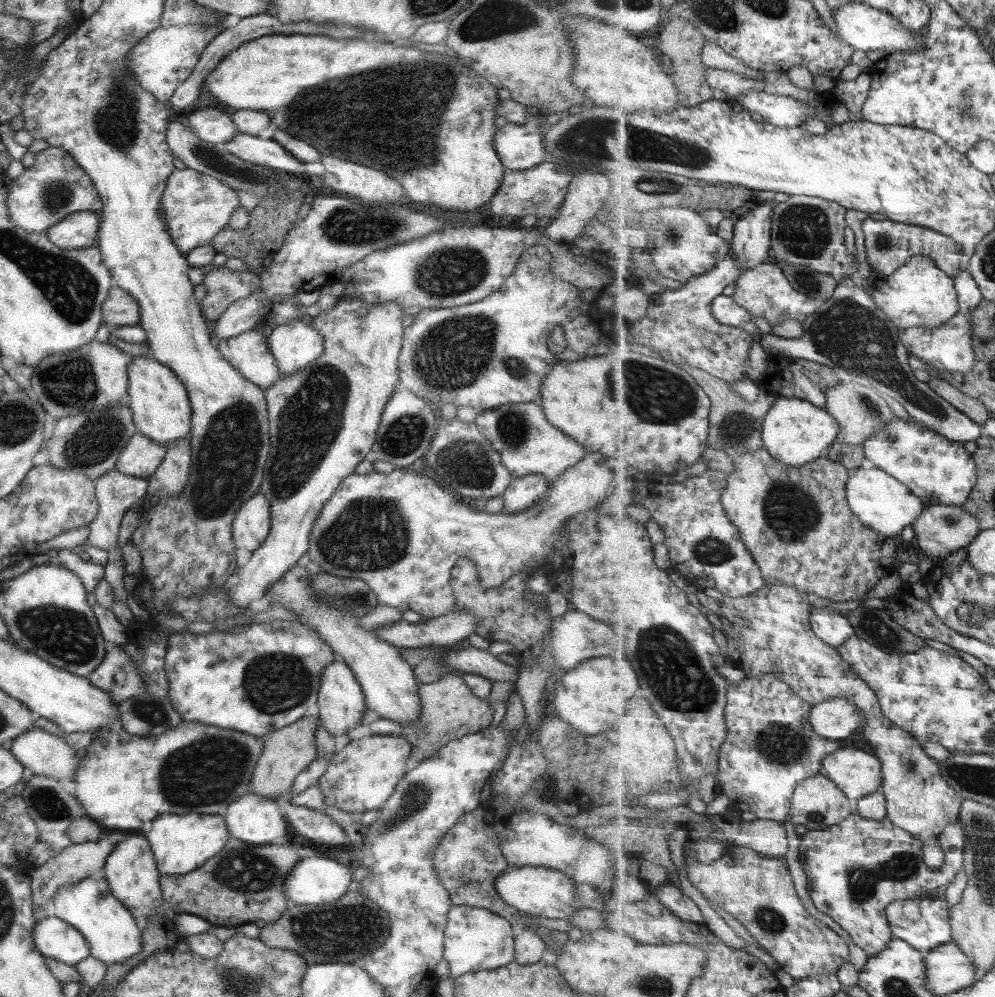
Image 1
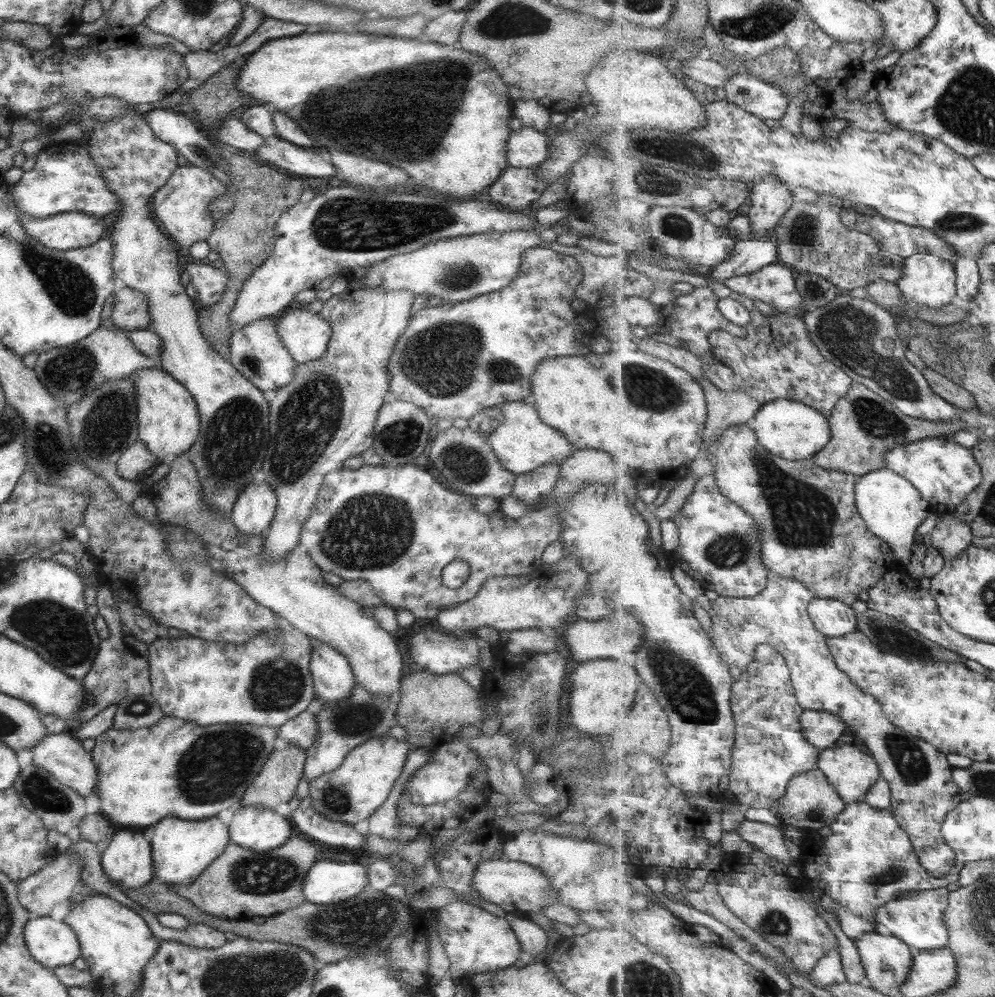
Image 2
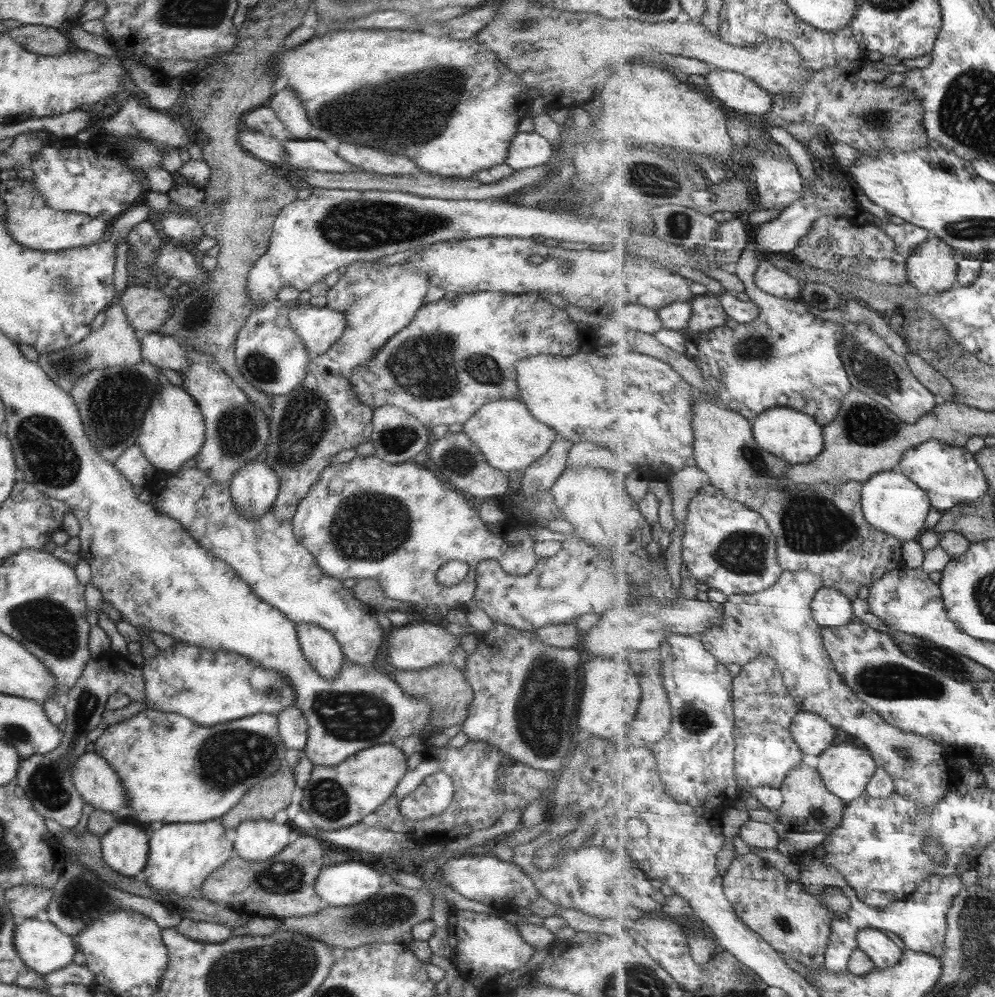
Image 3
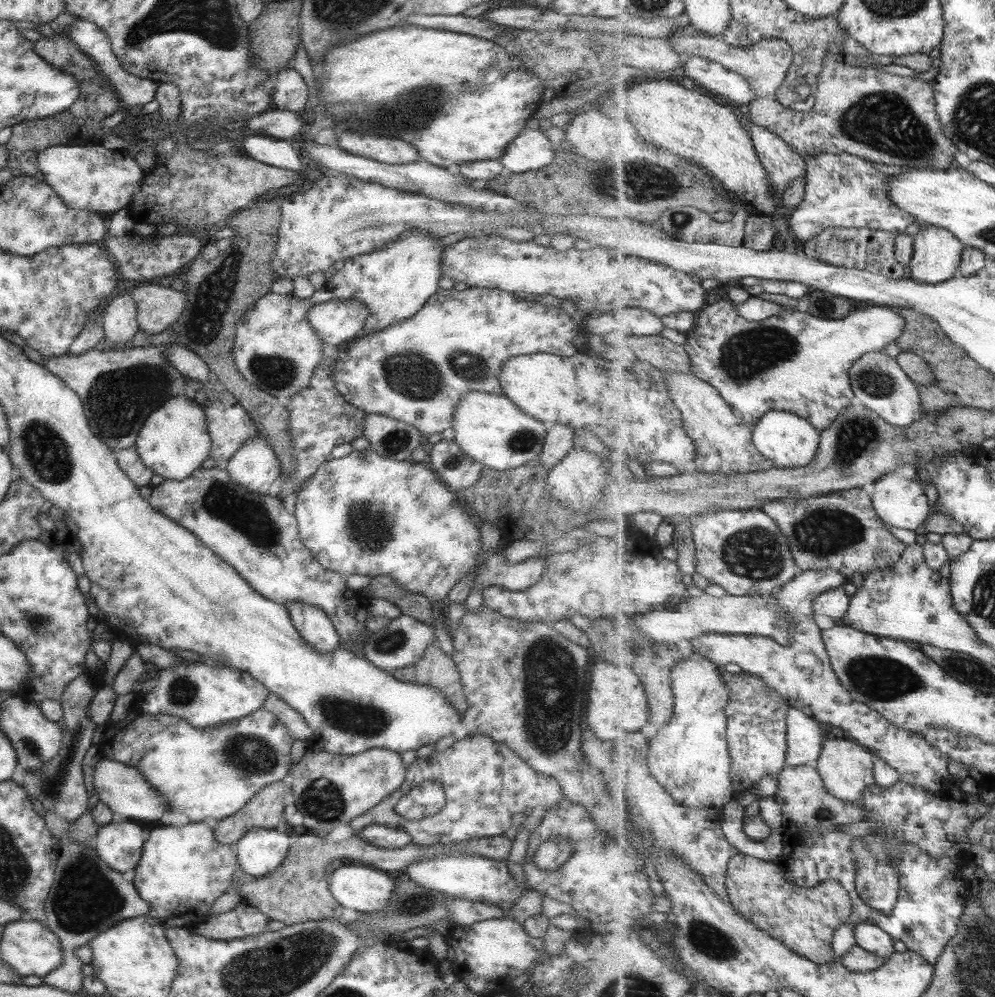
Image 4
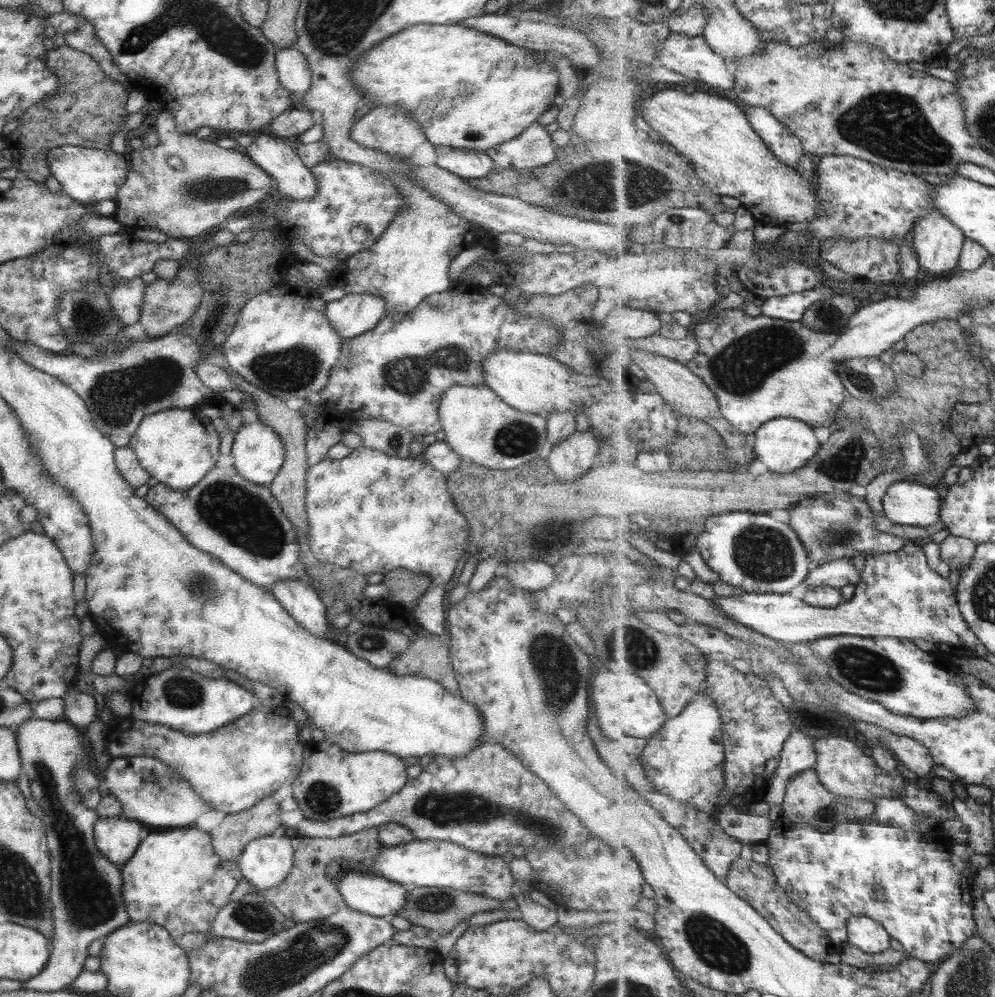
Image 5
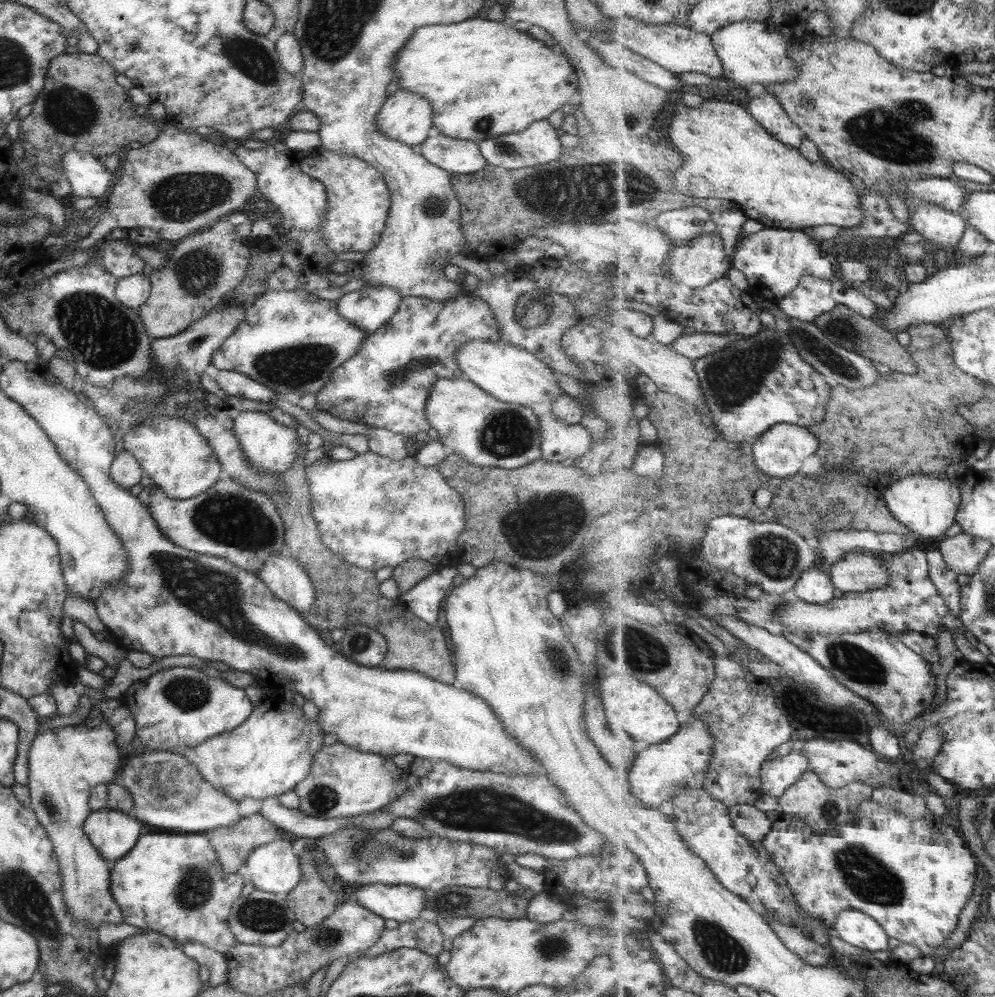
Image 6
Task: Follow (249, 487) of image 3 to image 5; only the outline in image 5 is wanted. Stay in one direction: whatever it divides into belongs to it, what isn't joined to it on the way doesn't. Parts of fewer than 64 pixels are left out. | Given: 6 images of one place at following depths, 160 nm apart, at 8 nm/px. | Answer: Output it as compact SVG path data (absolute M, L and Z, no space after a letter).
M255 420L251 424L242 424L233 435L230 455L233 458L232 467L236 473L251 484L265 486L273 480L283 462L284 450L280 436L273 429Z

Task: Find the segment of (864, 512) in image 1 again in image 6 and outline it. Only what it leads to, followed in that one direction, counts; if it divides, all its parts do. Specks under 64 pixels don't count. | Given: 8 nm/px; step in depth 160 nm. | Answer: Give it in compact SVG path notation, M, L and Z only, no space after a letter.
M929 474L910 475L901 480L897 480L888 485L888 488L882 494L884 501L888 504L889 510L905 524L907 528L918 534L918 537L925 539L937 539L941 535L945 536L945 532L956 523L956 514L960 510L961 489L960 485L953 481L950 476L942 476Z

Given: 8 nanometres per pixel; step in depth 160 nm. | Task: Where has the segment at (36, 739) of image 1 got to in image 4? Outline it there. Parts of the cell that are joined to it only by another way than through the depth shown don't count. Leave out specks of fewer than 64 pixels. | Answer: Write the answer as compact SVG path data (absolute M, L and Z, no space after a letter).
M103 756L97 760L91 774L91 786L95 790L98 803L101 803L112 812L113 816L121 821L133 822L159 822L160 816L168 812L167 803L163 801L162 796L159 796L150 784L142 778L139 771L132 766L125 766L119 762L105 759Z

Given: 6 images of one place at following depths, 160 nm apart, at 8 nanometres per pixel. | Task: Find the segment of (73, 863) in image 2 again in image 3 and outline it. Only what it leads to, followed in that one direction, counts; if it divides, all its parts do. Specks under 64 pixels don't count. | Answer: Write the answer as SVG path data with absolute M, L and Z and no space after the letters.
M13 885L4 890L4 899L13 922L19 924L23 919L33 919L45 911L53 891L51 888Z

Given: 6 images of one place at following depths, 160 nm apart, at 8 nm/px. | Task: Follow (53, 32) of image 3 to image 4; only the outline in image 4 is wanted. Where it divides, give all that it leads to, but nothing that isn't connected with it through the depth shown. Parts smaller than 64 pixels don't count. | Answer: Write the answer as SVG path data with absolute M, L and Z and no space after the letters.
M58 31L52 37L40 37L33 42L33 52L37 54L46 64L73 76L78 84L79 95L74 104L65 111L53 114L41 120L33 122L22 122L12 128L9 139L3 146L8 152L7 168L16 168L21 175L33 176L37 172L36 156L40 150L55 145L69 145L75 140L75 144L83 144L84 147L100 145L101 139L94 138L95 133L104 131L103 120L112 115L114 111L121 109L120 101L115 92L105 90L106 82L90 58L79 52L71 41L62 36Z

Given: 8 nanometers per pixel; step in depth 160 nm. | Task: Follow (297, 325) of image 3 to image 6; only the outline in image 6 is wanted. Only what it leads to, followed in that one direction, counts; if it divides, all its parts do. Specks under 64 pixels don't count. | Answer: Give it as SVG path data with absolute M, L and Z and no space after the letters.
M366 284L341 295L335 303L341 318L369 335L389 320L400 300L400 294L392 288Z

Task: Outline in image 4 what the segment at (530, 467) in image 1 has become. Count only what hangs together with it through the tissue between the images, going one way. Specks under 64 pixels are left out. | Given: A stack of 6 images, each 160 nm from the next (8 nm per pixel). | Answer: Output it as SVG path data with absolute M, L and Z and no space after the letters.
M469 391L460 396L452 414L453 442L485 469L505 471L517 468L538 456L546 428L532 416L527 416L505 395Z

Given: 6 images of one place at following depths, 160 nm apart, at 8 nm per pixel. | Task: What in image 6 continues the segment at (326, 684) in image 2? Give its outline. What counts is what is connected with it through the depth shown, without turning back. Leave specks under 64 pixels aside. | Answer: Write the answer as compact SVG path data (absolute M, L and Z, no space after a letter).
M287 548L263 561L257 576L273 596L298 613L307 612L313 607L313 585L305 570L289 555Z

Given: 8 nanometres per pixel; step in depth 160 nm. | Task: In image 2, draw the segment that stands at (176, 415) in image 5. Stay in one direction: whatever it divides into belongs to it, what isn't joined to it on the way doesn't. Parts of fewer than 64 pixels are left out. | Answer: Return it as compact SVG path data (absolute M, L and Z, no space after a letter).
M161 369L136 370L134 396L137 438L157 458L169 461L184 453L198 433L199 417L193 397L172 376Z

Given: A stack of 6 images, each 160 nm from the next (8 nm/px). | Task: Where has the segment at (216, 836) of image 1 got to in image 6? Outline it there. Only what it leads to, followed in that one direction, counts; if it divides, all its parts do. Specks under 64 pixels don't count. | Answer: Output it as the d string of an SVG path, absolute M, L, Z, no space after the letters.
M203 833L141 834L137 842L119 860L111 863L109 890L122 914L122 922L135 928L149 929L168 936L177 944L198 942L225 954L237 944L226 921L232 902L244 885L238 873L221 870L214 850Z

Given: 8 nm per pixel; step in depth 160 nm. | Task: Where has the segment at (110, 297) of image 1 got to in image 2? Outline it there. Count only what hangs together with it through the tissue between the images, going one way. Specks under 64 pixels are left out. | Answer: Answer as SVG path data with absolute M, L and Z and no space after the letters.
M116 286L110 305L111 322L121 331L149 328L149 315L145 297L133 289Z

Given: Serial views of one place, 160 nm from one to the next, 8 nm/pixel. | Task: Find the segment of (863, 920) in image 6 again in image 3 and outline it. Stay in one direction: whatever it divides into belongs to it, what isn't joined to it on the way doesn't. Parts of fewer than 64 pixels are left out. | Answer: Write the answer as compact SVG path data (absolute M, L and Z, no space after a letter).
M863 929L857 935L858 948L875 963L876 970L891 968L901 962L903 948L899 948L887 934L879 929Z

